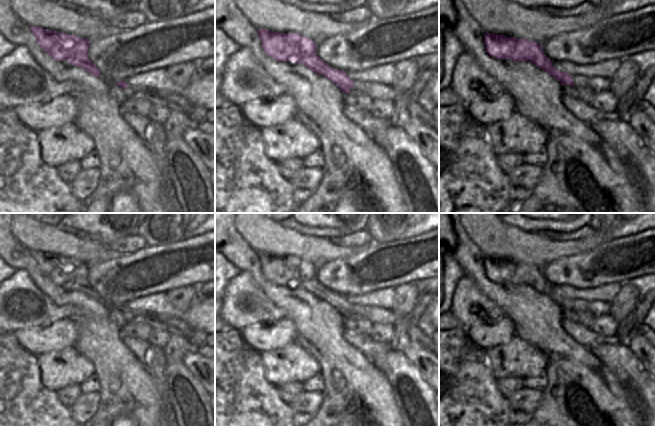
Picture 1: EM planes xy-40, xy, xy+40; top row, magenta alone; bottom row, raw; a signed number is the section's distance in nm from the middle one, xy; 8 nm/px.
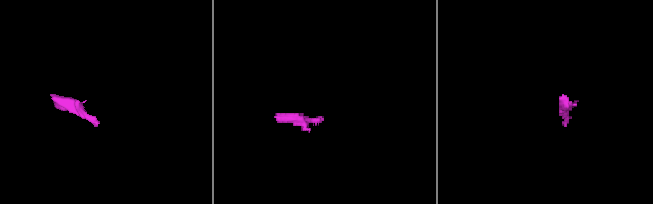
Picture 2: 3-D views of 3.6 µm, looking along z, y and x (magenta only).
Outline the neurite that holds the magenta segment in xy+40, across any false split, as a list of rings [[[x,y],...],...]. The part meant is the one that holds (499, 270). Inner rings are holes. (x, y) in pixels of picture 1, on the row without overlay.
[[[494,257],[484,258],[486,276],[497,283],[511,283],[513,285],[529,285],[539,293],[547,295],[563,310],[574,311],[572,299],[559,295],[552,290],[552,285],[544,278],[542,269],[527,263],[506,261]]]

